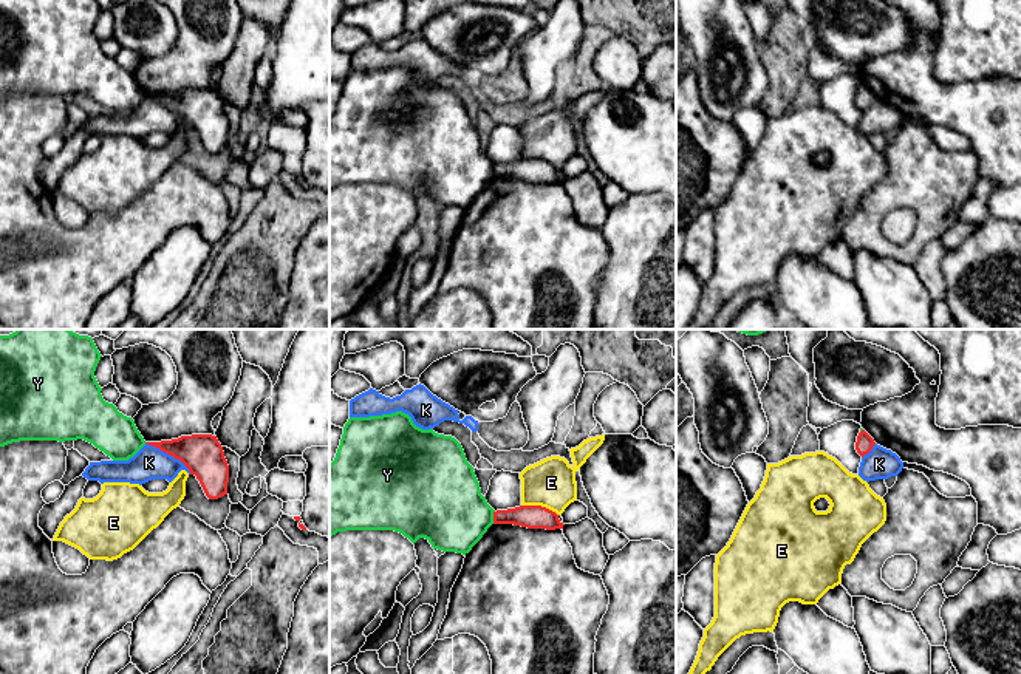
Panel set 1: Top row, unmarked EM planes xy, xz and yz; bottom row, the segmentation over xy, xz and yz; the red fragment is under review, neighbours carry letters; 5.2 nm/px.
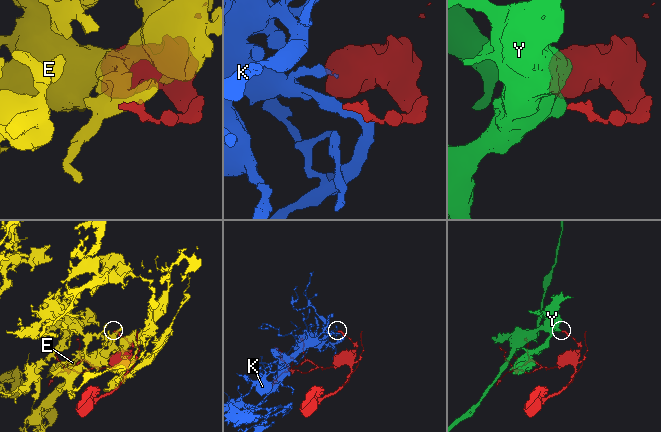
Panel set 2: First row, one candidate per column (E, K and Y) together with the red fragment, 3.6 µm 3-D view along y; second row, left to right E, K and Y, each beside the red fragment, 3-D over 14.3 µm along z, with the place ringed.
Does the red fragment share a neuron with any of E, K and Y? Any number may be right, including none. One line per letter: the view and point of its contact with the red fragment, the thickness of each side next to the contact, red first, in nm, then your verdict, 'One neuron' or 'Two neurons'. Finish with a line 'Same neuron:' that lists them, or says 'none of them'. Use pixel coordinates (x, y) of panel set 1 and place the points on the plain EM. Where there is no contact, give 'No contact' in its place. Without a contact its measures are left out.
E: Touches red at xz (540, 159). Thickness 130 nm (red) against 260 nm. Two neurons
K: Touches red at xy (169, 107). Thickness 220 nm (red) against 170 nm. Two neurons
Y: Touches red at xz (494, 170). Thickness 130 nm (red) against 380 nm. Two neurons
Same neuron: none of them

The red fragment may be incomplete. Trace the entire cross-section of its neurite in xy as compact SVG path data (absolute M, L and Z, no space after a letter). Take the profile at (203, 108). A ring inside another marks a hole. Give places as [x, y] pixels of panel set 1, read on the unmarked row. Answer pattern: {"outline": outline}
{"outline": "M192 88L172 94L145 96L179 113L200 134L209 153L227 148L229 119L217 90Z"}

